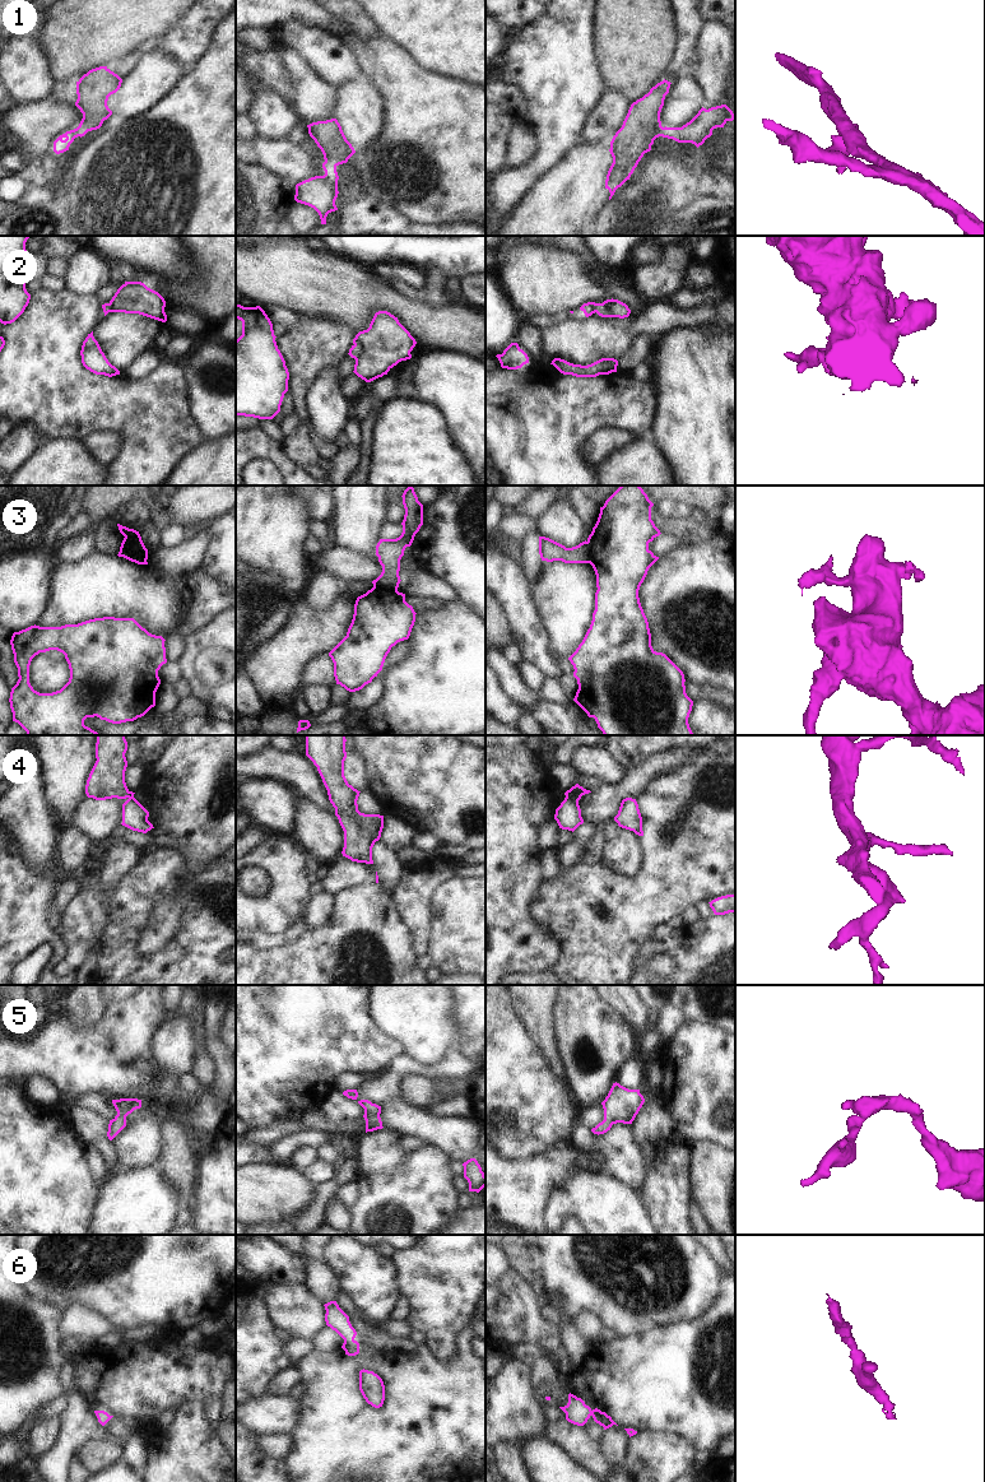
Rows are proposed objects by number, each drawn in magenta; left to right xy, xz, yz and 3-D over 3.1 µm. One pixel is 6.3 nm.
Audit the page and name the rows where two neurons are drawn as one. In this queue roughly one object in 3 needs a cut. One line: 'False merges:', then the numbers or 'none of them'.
False merges: 1, 2, 3

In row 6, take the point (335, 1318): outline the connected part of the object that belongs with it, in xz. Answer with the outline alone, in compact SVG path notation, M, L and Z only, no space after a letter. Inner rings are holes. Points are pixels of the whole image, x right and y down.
M330 1301L324 1305L326 1314L326 1325L335 1330L343 1339L342 1348L348 1356L356 1356L359 1353L359 1343L354 1339L357 1335L356 1329L349 1321L349 1316L339 1307L336 1301Z

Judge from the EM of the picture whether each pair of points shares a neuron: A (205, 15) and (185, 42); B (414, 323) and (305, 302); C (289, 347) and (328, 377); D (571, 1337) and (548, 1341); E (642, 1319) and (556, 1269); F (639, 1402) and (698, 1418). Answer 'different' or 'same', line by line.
A: same
B: same
C: different
D: different
E: same
F: same

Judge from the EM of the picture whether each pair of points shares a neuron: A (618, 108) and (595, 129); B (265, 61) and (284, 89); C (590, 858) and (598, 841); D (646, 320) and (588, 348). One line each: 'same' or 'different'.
A: same
B: same
C: same
D: same

